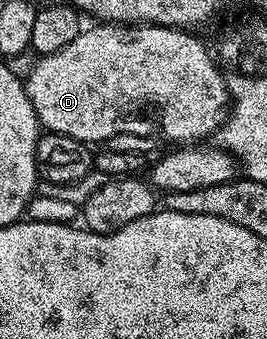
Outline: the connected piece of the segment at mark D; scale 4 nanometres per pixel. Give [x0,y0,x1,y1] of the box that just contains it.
[24,24,230,144]

